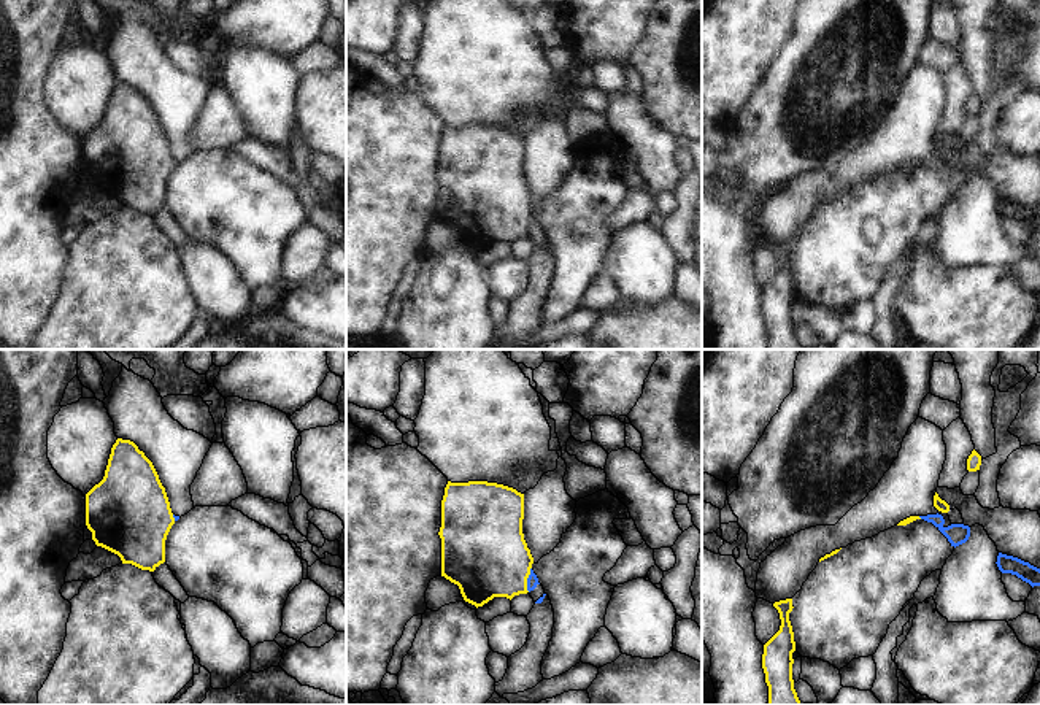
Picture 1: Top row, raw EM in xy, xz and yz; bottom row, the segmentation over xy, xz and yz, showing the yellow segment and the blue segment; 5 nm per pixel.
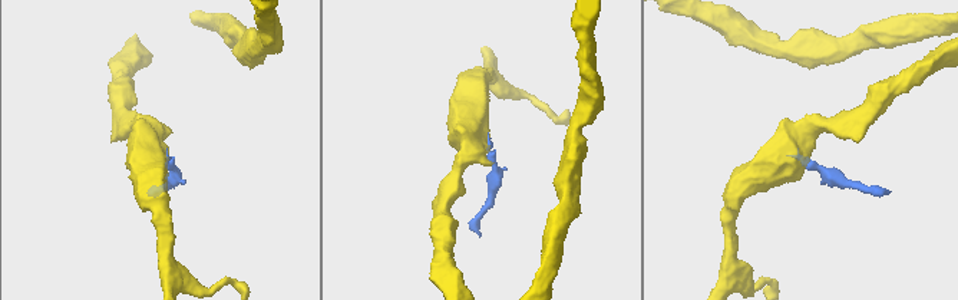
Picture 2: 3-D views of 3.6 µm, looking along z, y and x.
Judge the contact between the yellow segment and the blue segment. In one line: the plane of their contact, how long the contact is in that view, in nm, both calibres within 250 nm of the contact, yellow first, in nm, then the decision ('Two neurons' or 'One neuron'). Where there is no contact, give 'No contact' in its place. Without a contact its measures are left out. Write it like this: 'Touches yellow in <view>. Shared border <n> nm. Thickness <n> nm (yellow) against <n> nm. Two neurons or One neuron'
Touches yellow in xz. Shared border 130 nm. Thickness 420 nm (yellow) against 60 nm. Two neurons.

